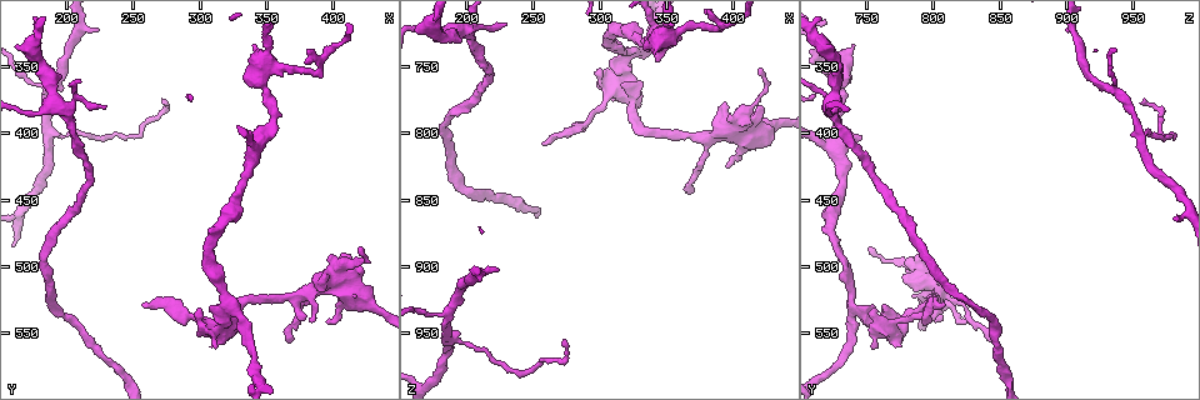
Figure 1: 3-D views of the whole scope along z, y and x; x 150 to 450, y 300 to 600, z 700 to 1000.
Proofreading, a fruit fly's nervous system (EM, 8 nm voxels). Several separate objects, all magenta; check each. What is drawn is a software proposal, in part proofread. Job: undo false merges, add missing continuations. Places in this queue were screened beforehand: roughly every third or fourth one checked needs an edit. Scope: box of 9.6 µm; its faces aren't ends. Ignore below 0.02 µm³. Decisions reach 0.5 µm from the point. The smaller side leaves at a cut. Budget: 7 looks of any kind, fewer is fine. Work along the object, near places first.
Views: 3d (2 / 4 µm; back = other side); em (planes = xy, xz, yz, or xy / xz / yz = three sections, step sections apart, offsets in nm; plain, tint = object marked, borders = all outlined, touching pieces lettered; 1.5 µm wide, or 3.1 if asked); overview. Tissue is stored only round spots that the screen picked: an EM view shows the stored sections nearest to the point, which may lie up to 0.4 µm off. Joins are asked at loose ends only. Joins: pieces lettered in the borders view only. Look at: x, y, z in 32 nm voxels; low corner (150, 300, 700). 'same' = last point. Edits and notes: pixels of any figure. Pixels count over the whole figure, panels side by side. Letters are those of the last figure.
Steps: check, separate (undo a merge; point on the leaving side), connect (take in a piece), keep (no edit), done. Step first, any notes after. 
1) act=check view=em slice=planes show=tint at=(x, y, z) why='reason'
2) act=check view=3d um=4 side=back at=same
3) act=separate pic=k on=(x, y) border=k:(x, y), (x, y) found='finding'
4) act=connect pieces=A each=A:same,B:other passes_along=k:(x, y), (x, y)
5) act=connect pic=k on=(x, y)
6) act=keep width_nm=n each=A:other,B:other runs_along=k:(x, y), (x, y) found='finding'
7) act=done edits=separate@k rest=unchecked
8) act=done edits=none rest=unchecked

act=check view=em slice=planes show=borders at=(394, 508, 778) why='stops while still wide'

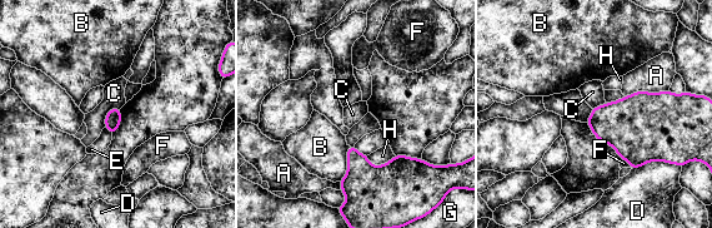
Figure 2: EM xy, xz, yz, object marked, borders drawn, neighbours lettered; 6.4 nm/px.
act=keep each=A:other,B:other,C:other,D:other,E:other,F:other,G:other,H:other border=2:(118, 107), (108, 112), (104, 127) found='no lettered piece goes on from it'

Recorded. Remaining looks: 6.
act=check view=3d um=4 side=back at=(318, 534, 746) why='a fork'

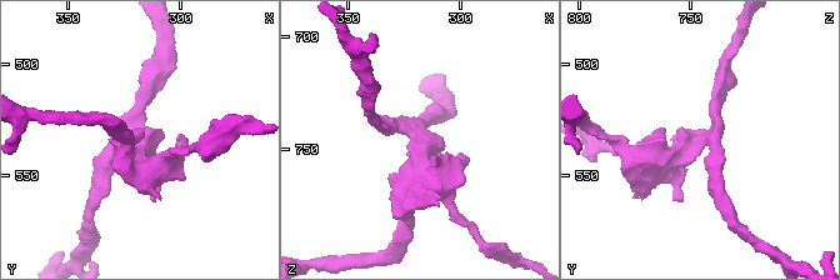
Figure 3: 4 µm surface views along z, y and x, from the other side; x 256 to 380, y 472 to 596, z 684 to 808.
act=check view=em slice=planes show=tint at=(319, 534, 746) arms=3 arm_widths_nm=180,190,300 why='shape alone is not enough'

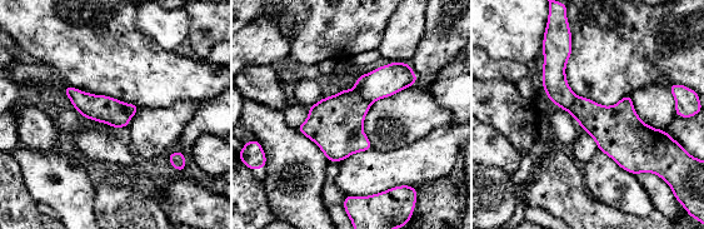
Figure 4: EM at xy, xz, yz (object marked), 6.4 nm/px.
act=check view=em slice=planes show=borders at=same why='what lies round it'

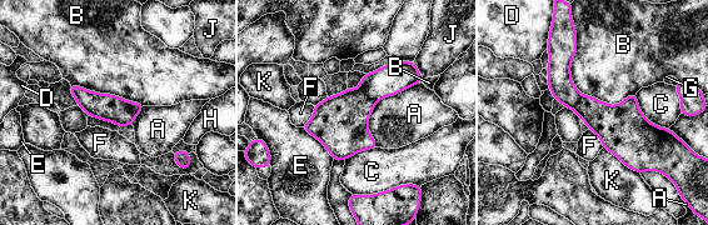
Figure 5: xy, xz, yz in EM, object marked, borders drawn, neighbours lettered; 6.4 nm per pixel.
act=separate pic=5 on=(392, 79) width_nm=180 each=A:other,B:other,C:other,D:other,E:other,F:other,G:other,H:other,J:other,K:other border=5:(358, 88), (375, 101) found='a second neuron is stuck on'

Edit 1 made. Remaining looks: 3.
act=done edits=separate@5 rest=unchecked

